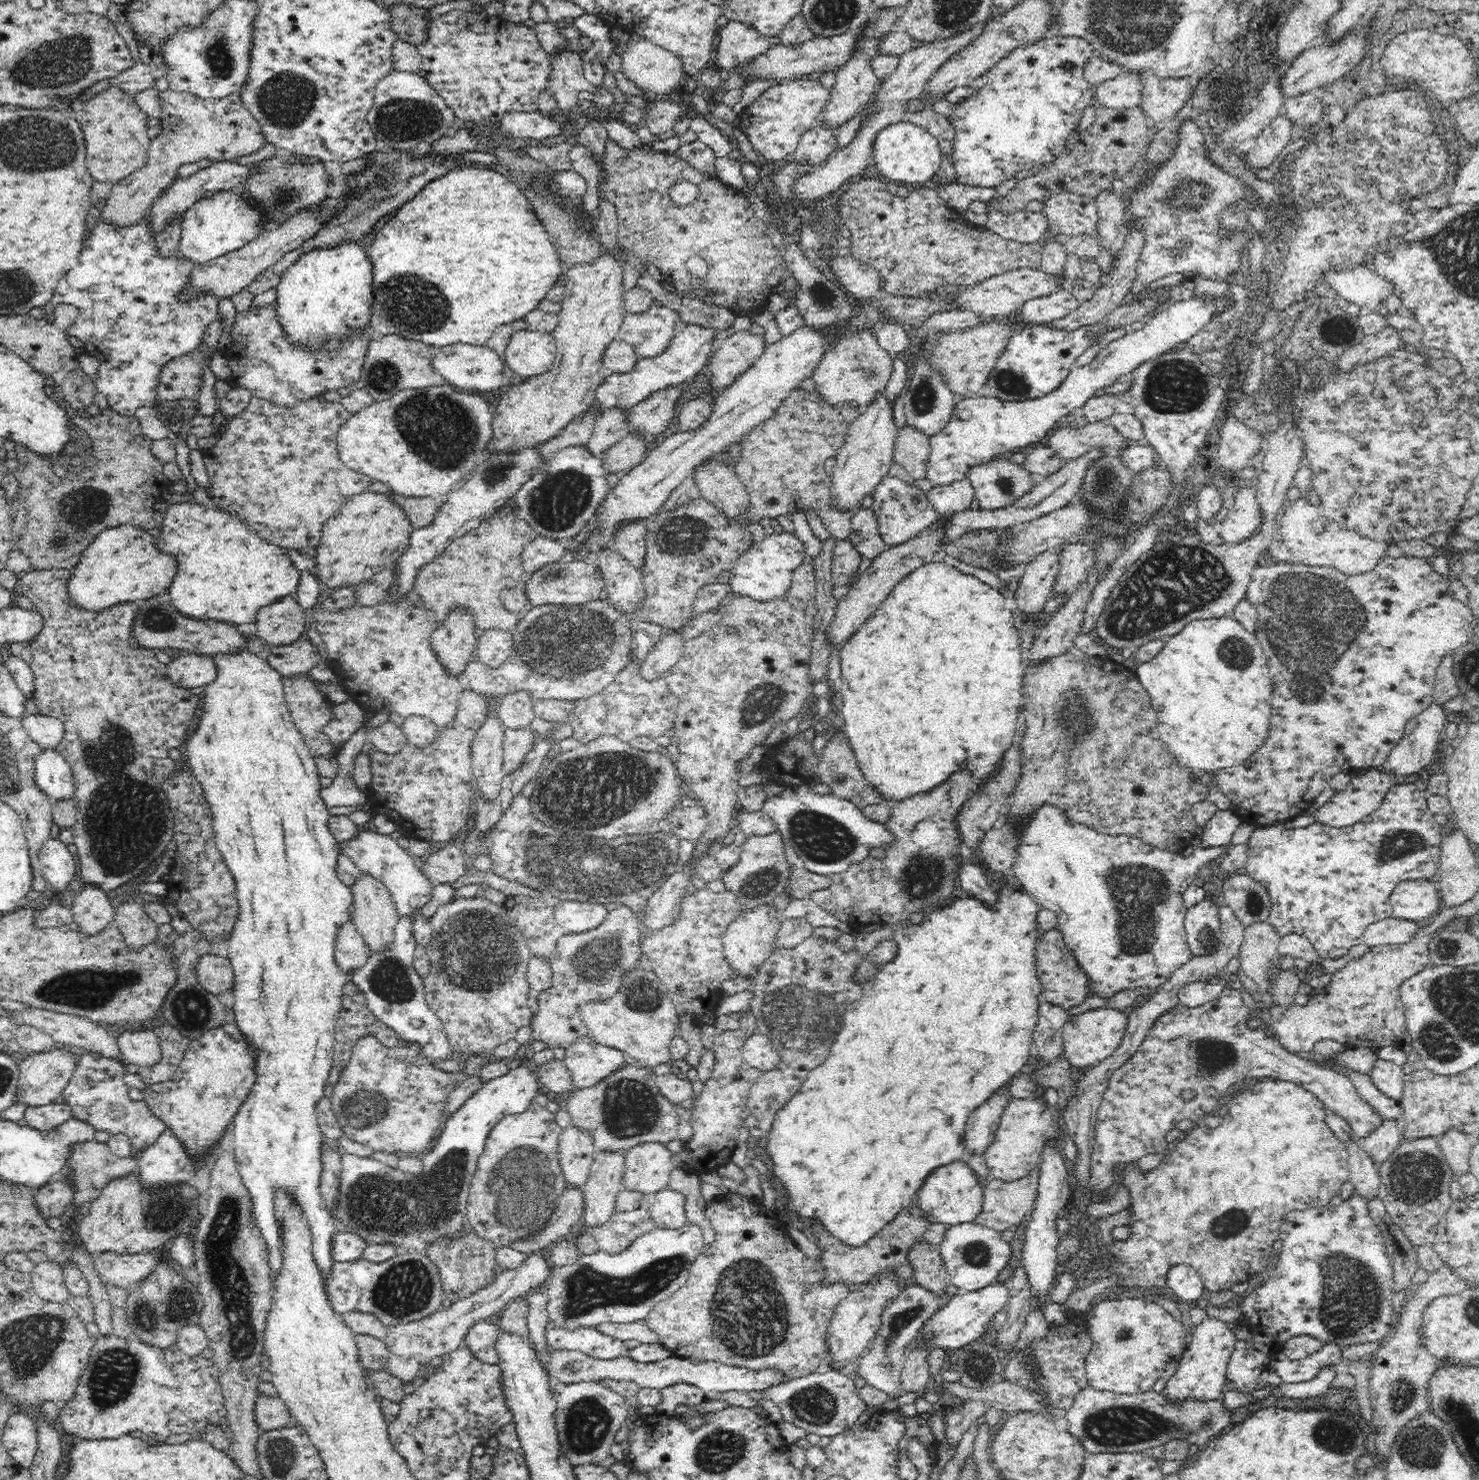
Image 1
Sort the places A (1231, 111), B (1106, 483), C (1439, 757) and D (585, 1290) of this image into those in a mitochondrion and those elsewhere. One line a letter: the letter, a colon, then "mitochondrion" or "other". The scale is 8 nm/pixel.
A: other
B: mitochondrion
C: other
D: mitochondrion

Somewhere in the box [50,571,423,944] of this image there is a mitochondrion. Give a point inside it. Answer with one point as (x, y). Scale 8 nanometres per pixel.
(123, 826)

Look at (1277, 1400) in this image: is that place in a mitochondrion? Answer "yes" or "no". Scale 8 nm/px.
no

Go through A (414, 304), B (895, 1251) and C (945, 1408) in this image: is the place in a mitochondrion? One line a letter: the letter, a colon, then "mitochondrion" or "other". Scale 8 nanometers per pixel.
A: mitochondrion
B: other
C: other

